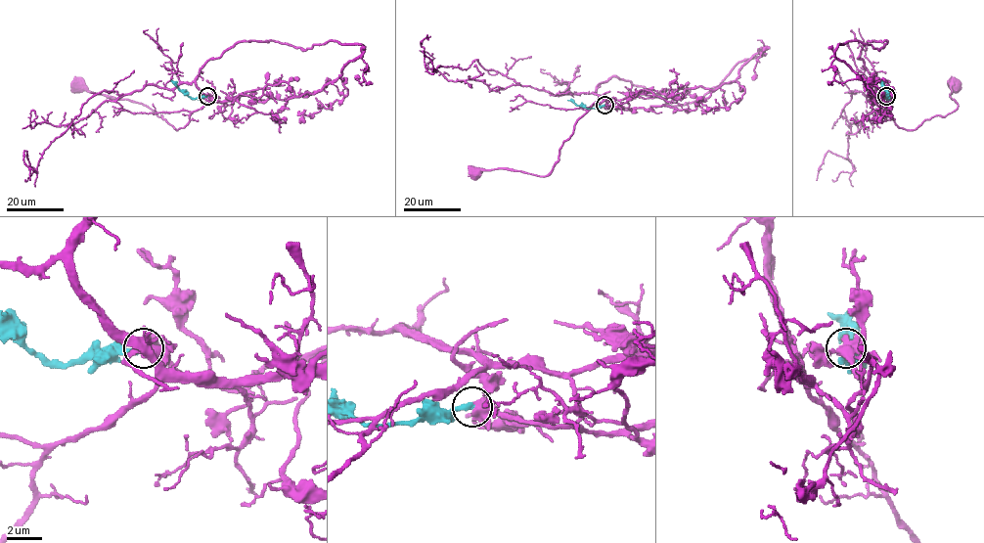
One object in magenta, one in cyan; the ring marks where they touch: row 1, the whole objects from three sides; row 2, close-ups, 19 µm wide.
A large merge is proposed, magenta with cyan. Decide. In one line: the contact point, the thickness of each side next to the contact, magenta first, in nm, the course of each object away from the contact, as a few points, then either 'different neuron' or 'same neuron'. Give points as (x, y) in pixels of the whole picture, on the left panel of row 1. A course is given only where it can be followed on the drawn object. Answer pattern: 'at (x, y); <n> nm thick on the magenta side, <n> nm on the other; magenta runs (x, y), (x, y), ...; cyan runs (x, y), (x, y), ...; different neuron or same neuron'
at (207, 96); 500 nm thick on the magenta side, 300 nm on the other; magenta runs (207, 96), (210, 99), (207, 103), (195, 111), (189, 121), (176, 130), (145, 105), (107, 98), (77, 86); cyan runs (207, 96), (189, 98), (170, 80); same neuron

